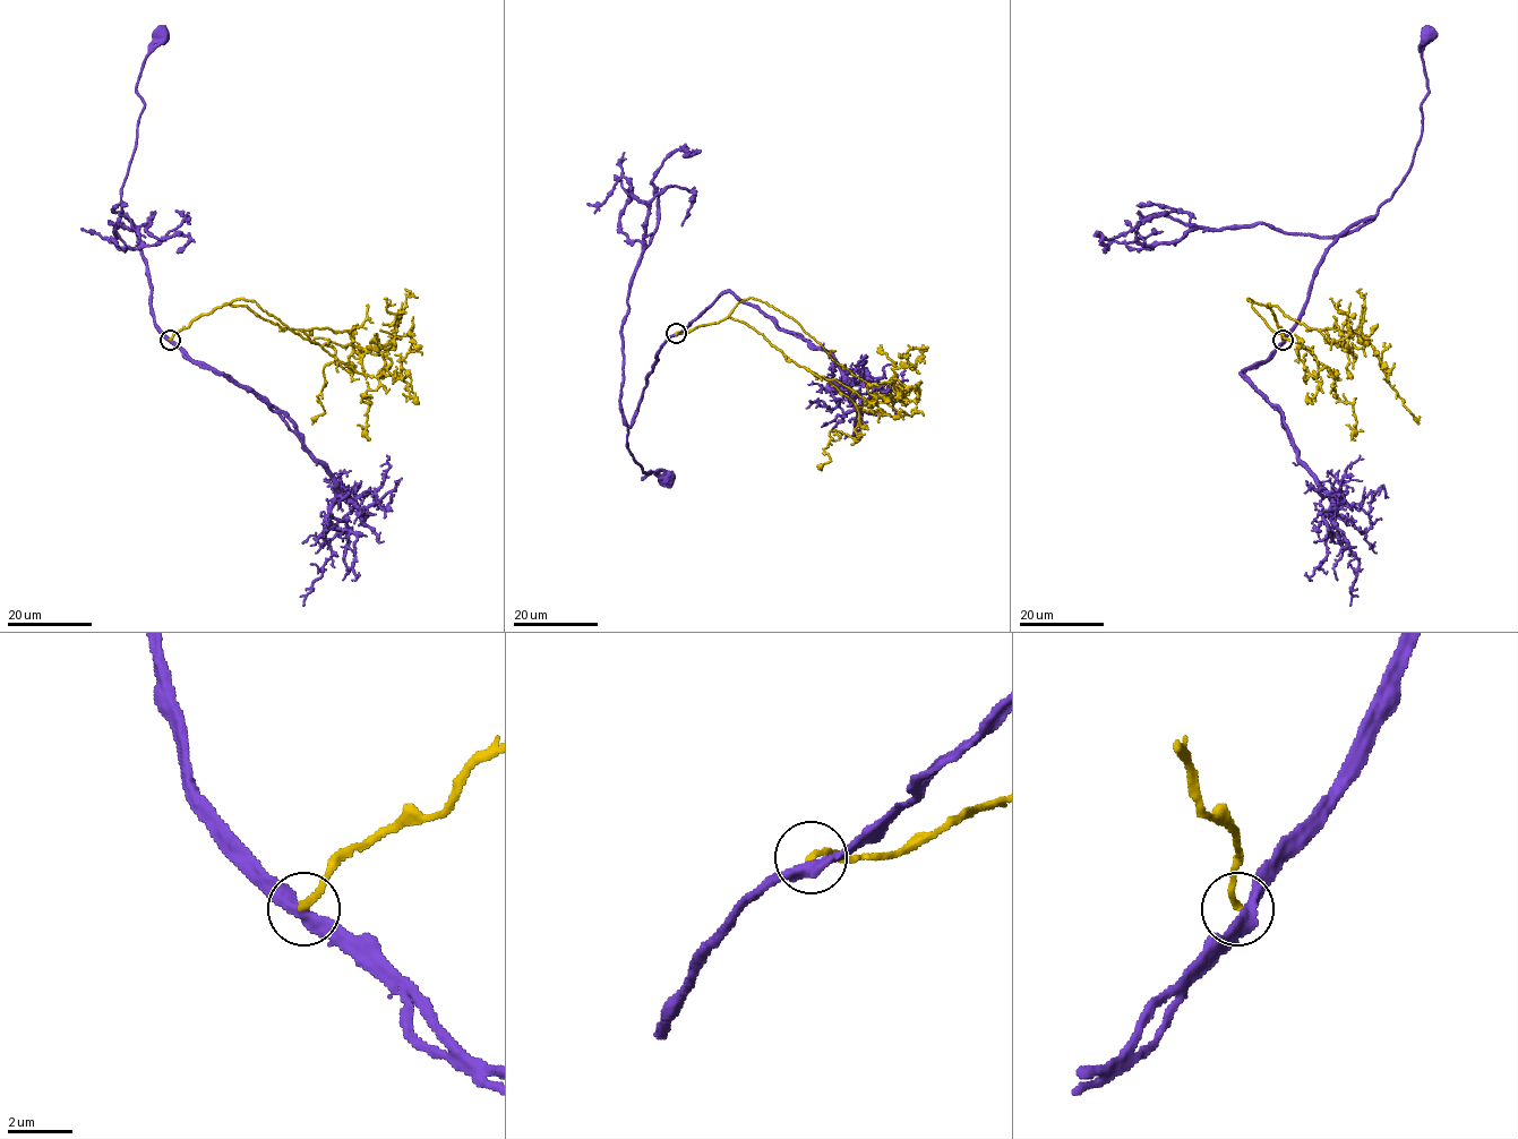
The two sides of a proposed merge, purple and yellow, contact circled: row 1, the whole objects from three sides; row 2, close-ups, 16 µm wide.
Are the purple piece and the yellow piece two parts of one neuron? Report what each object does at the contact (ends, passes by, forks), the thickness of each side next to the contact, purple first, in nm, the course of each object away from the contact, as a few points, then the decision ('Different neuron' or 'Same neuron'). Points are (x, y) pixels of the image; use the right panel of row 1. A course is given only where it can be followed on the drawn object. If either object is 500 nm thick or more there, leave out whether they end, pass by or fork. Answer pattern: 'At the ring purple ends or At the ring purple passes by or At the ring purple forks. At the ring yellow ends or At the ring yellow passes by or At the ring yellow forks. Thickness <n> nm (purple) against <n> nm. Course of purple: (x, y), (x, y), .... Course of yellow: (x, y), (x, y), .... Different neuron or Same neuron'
At the ring purple passes by. At the ring yellow ends. Thickness 360 nm (purple) against 190 nm. Course of purple: (1283, 340), (1326, 249), (1372, 219), (1409, 168), (1428, 93), (1422, 49), (1428, 36). Course of yellow: (1283, 340), (1267, 303), (1308, 327), (1352, 331), (1371, 344), (1387, 368), (1380, 362), (1388, 383), (1418, 424). Different neuron

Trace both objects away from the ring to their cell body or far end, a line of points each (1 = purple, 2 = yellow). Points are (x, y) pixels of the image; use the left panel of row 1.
1: (170, 340), (154, 320), (147, 265), (121, 197), (145, 105), (136, 83), (162, 36)
2: (170, 340), (225, 303), (281, 327), (346, 331), (350, 368), (324, 367), (318, 396), (324, 412), (311, 424)

